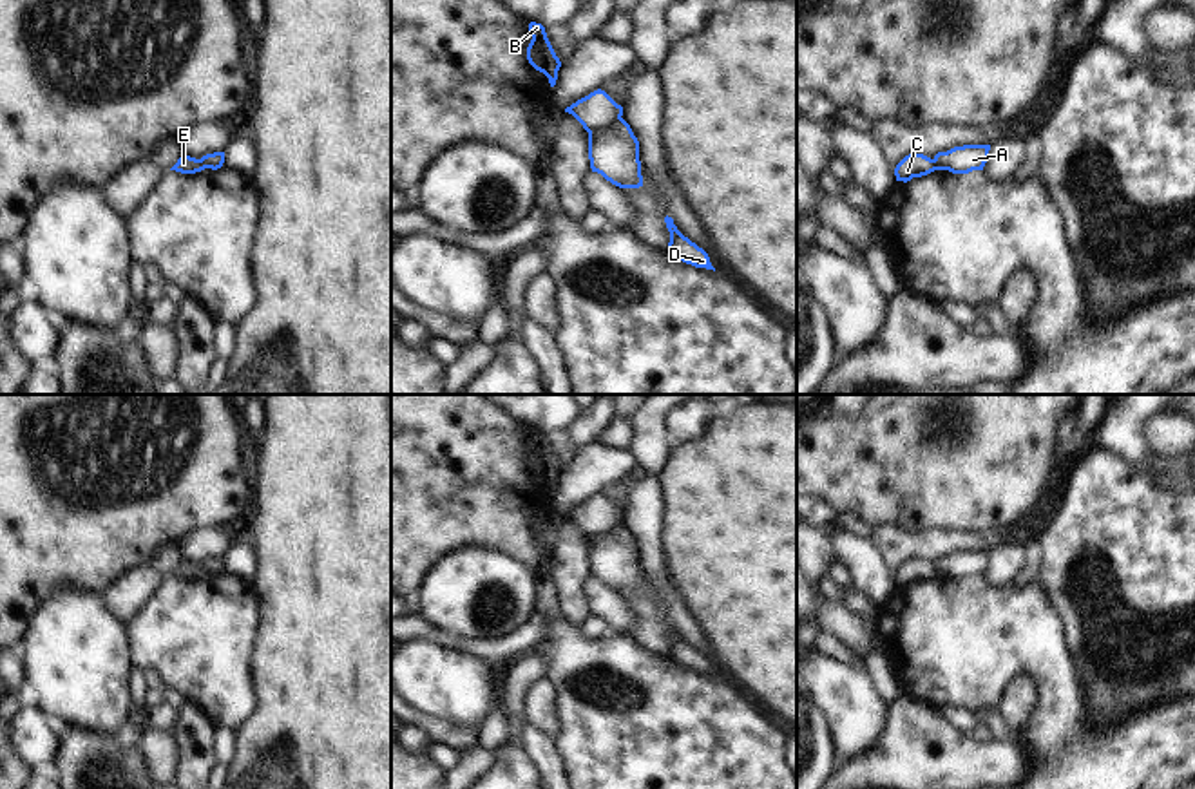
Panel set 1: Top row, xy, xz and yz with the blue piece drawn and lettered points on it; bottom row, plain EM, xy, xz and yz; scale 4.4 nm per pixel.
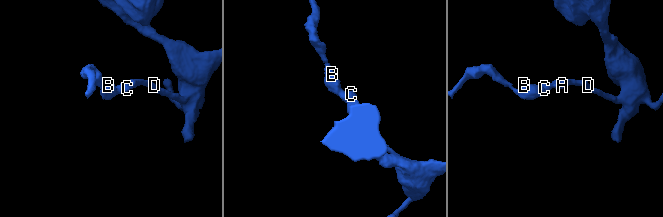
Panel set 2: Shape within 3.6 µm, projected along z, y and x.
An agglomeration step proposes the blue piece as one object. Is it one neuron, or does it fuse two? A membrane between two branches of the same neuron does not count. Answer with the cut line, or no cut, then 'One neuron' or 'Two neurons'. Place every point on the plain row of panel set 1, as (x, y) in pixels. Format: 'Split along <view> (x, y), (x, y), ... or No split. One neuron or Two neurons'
Split along xz (620, 522), (589, 538). Two neurons.

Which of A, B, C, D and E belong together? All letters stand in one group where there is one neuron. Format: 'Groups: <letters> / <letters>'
Groups: A D / B C E.

